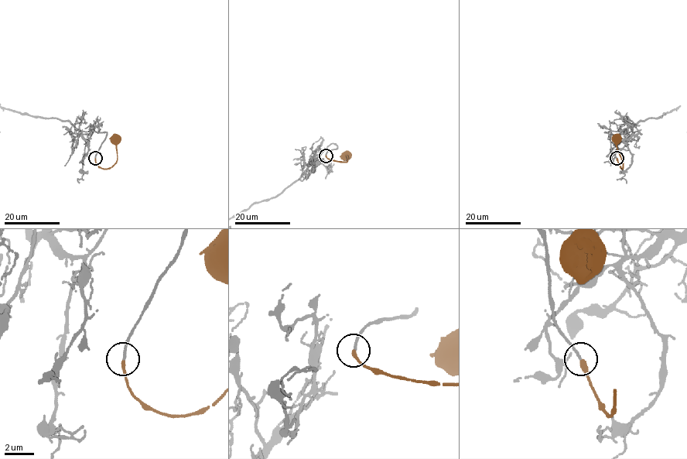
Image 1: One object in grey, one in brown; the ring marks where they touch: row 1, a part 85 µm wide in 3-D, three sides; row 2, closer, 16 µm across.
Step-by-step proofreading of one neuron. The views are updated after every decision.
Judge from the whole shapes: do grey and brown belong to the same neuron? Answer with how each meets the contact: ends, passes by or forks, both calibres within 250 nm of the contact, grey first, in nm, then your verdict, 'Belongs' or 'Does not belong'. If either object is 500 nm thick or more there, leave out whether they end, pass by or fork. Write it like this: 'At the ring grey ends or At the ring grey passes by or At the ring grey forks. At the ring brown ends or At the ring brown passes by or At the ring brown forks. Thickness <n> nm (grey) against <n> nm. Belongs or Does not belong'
At the ring grey ends. At the ring brown ends. Thickness 140 nm (grey) against 280 nm. Belongs

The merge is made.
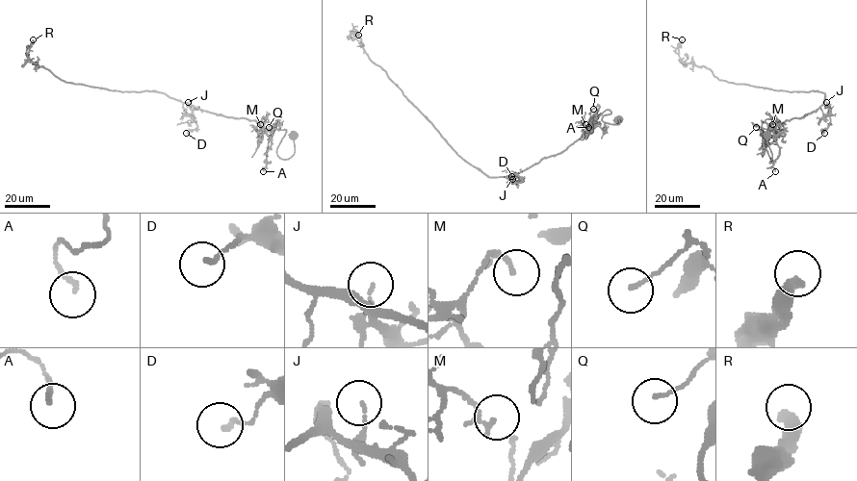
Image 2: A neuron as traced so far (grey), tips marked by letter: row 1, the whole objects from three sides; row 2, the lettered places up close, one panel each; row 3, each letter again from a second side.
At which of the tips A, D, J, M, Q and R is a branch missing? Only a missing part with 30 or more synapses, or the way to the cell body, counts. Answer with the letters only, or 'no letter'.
no letter

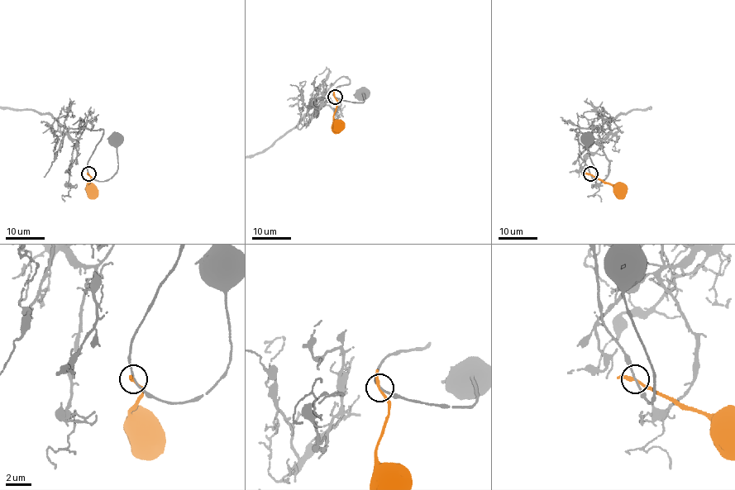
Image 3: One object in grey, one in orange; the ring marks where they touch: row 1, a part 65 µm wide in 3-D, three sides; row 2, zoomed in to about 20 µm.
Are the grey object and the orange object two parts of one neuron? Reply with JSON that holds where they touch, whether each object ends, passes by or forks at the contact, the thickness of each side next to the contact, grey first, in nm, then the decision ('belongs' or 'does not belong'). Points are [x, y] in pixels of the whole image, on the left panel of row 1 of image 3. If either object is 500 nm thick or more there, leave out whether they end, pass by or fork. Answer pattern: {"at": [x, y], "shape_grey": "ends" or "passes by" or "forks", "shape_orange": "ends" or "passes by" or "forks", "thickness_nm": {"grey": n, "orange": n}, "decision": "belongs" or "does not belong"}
{"at": [88, 173], "shape_grey": "passes by", "shape_orange": "passes by", "thickness_nm": {"grey": 130, "orange": 200}, "decision": "does not belong"}

